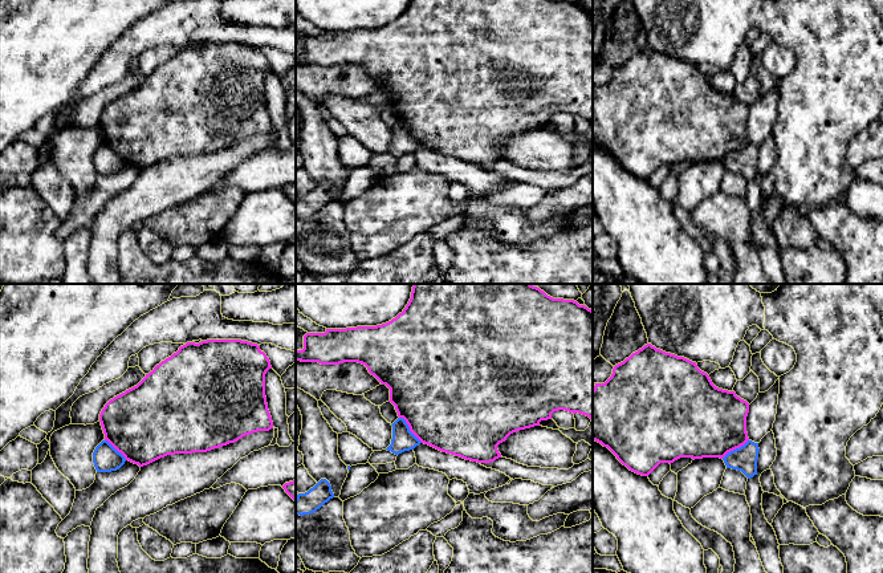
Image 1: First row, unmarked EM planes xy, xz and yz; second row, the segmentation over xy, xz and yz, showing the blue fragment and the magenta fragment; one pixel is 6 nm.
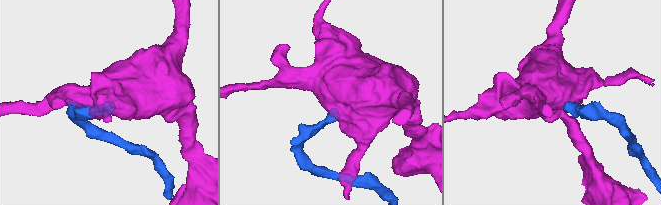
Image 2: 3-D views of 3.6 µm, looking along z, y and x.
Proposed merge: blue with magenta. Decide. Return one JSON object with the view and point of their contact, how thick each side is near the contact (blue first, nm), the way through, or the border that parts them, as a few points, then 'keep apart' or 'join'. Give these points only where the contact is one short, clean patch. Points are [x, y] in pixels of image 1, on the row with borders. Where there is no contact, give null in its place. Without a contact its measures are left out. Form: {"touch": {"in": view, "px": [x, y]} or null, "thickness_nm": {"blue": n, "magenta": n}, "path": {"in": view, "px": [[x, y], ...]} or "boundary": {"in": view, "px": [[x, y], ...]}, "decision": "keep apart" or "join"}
{"touch": {"in": "xz", "px": [409, 429]}, "thickness_nm": {"blue": 140, "magenta": 480}, "boundary": {"in": "xz", "px": [[399, 417], [422, 442]]}, "decision": "keep apart"}

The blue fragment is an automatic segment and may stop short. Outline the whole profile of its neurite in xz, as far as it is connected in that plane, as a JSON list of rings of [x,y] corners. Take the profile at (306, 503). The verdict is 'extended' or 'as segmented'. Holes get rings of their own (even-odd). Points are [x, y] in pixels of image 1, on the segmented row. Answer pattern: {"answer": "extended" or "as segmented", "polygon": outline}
{"answer": "as segmented", "polygon": [[[321,479],[313,488],[296,497],[296,515],[304,516],[314,513],[325,503],[334,497],[331,485],[326,479]]]}

